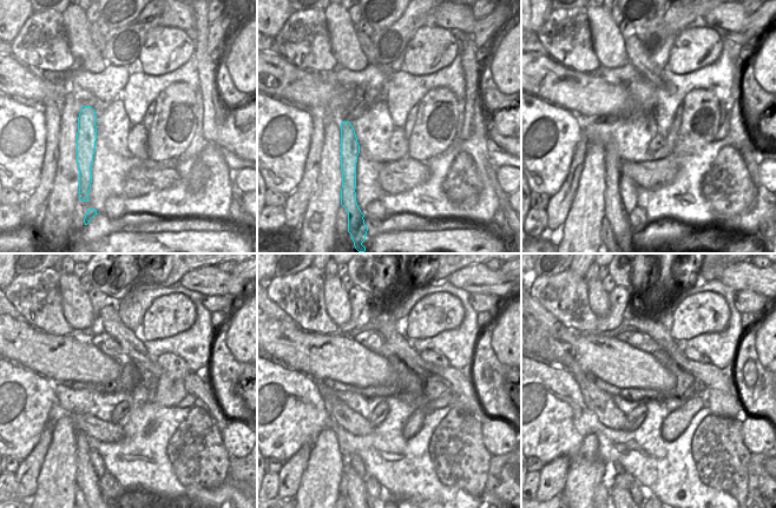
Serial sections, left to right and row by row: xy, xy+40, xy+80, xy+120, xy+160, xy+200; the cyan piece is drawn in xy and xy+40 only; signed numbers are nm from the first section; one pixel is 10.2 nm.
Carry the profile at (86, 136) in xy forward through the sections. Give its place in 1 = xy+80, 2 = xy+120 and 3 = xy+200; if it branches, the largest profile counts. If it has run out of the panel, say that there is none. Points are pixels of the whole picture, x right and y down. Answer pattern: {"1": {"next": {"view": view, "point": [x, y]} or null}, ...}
{"1": {"next": {"view": "xy+80", "point": [615, 212]}}, "2": {"next": {"view": "xy+120", "point": [86, 479]}}, "3": {"next": {"view": "xy+200", "point": [616, 493]}}}

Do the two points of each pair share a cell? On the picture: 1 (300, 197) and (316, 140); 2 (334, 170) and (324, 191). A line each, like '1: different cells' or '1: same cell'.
1: same cell
2: same cell

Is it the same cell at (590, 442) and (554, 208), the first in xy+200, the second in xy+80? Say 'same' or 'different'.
different

